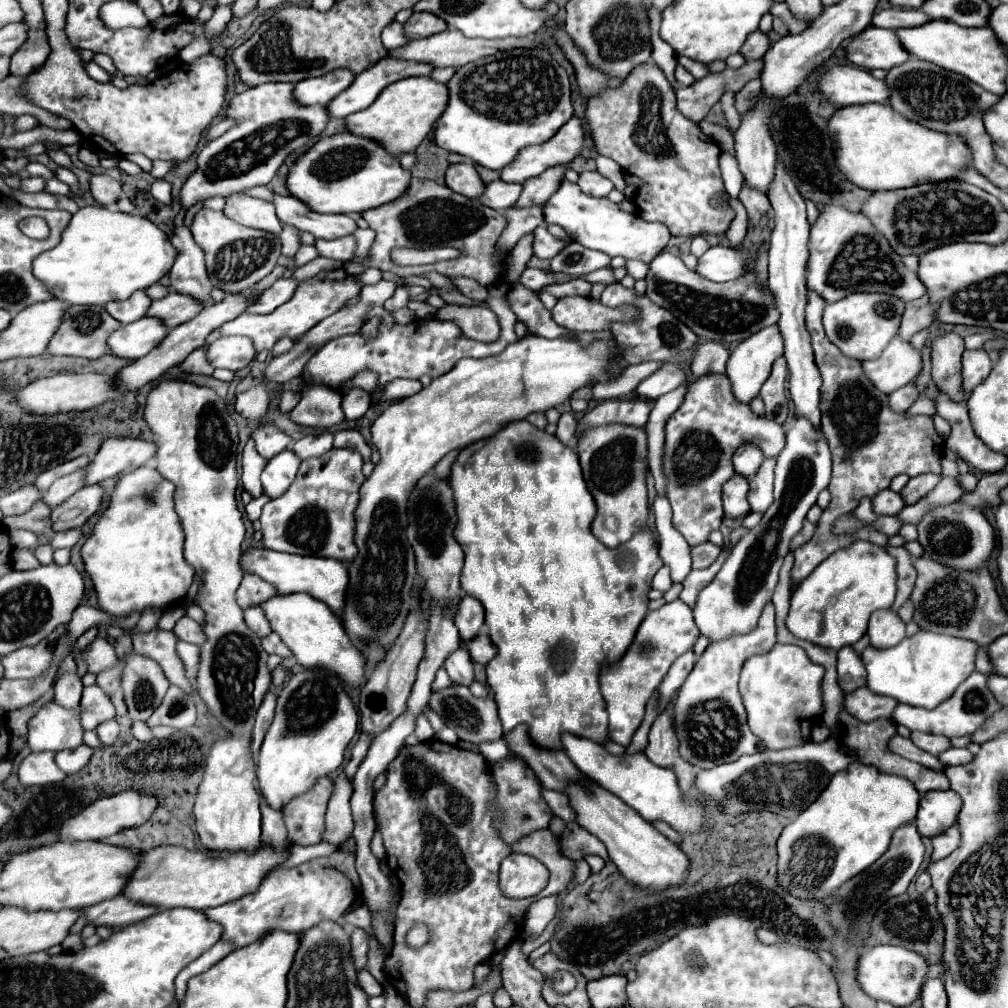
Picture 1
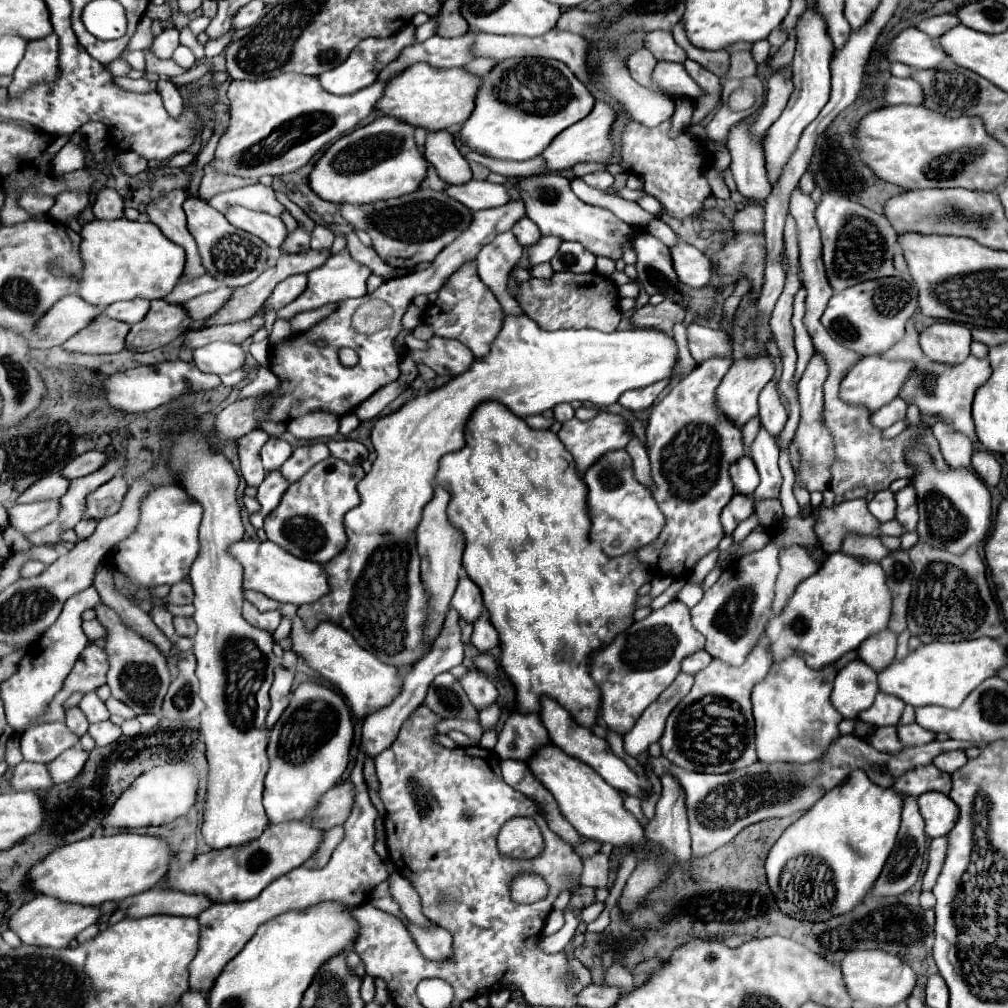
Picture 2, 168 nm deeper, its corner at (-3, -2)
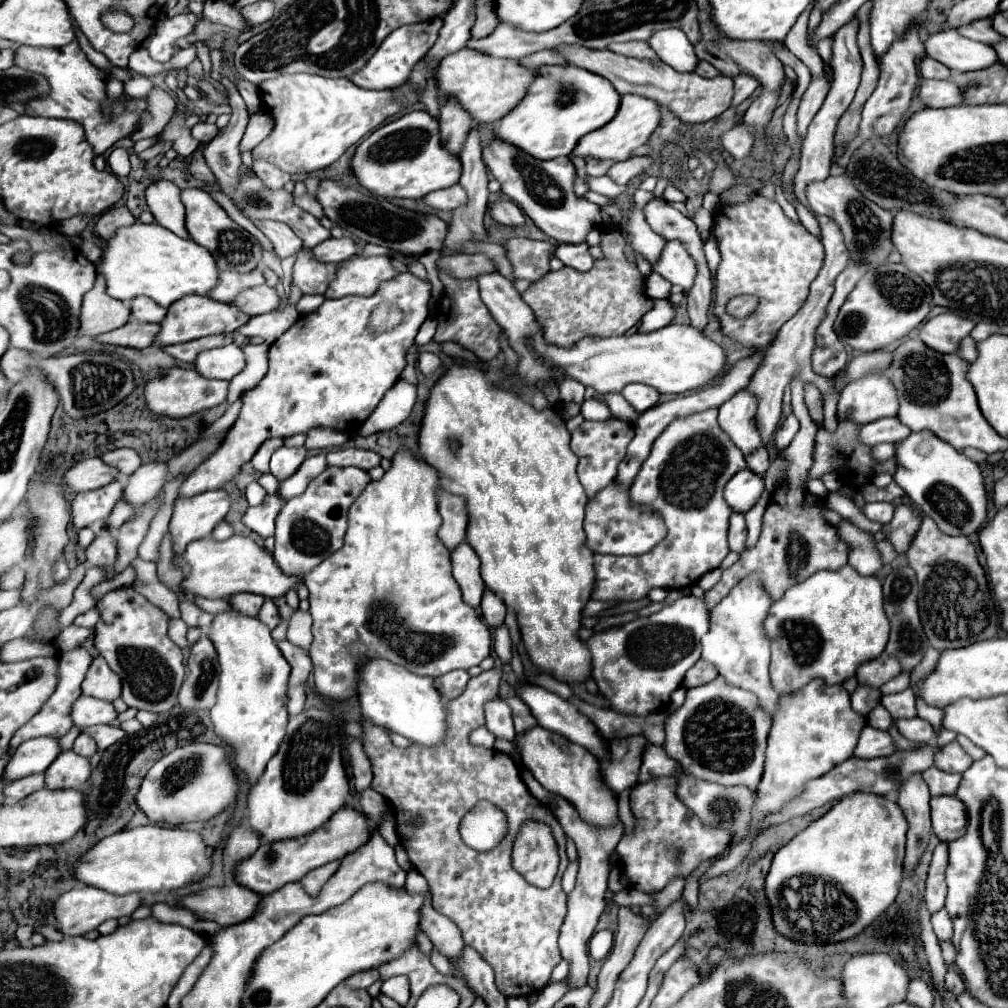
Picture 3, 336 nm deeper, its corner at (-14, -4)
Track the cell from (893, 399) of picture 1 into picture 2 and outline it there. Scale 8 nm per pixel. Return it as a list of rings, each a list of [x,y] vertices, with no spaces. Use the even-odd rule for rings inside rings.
[[[895,398],[891,400],[887,406],[883,406],[881,410],[877,410],[873,416],[871,416],[871,422],[873,426],[885,430],[889,428],[891,424],[895,424],[897,420],[903,420],[905,418],[905,412],[907,412],[907,404],[903,402],[903,398]]]

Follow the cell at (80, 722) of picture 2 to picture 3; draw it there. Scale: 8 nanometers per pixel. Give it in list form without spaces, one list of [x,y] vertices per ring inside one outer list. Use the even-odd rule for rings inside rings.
[[[80,734],[80,736],[76,738],[76,742],[74,742],[74,752],[80,754],[80,756],[84,756],[84,758],[92,758],[92,756],[96,754],[96,750],[98,750],[98,746],[96,746],[94,740],[92,740],[90,736],[86,736],[86,734]]]

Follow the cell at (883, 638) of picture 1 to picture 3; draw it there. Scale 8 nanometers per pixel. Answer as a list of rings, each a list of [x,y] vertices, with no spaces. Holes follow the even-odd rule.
[[[880,654],[878,658],[862,664],[858,668],[858,684],[870,684],[872,688],[880,688],[882,684],[886,684],[890,678],[900,674],[900,664],[896,658],[888,656],[888,654]]]

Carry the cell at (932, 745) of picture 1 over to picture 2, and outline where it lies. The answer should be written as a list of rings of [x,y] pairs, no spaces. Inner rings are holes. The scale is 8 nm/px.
[[[909,724],[909,726],[897,726],[899,738],[907,744],[907,746],[921,746],[927,742],[933,742],[937,738],[935,732],[921,728],[919,724]]]

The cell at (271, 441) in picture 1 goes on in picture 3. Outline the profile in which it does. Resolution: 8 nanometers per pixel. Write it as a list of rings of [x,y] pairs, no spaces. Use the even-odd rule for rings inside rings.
[[[282,446],[274,452],[274,456],[270,460],[270,474],[282,482],[282,480],[290,478],[300,468],[304,458],[306,458],[306,448]]]

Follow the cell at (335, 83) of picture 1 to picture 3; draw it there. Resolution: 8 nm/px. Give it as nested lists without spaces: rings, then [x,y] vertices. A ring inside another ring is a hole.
[[[434,18],[428,22],[408,24],[408,26],[394,30],[382,42],[382,46],[370,58],[370,62],[362,70],[358,70],[354,76],[350,76],[350,80],[360,88],[370,88],[370,90],[392,90],[392,88],[402,86],[410,78],[414,64],[418,64],[422,60],[422,56],[426,56],[426,52],[434,46],[434,40],[438,38],[440,28],[442,28],[442,18]],[[402,78],[406,78],[406,80],[402,80]]]

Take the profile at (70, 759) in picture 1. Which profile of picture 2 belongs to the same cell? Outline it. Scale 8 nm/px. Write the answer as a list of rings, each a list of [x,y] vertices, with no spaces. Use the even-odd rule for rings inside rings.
[[[73,746],[71,750],[65,750],[59,758],[55,758],[55,762],[49,762],[49,772],[53,782],[61,784],[75,778],[83,770],[87,758],[89,752],[85,752],[81,746]]]

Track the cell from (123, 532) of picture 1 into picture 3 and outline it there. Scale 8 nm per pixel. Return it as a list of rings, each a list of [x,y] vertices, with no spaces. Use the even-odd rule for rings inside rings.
[[[208,490],[192,498],[178,498],[174,502],[174,514],[170,520],[170,534],[174,542],[174,562],[184,568],[178,560],[178,552],[184,552],[186,544],[212,534],[218,522],[222,522],[232,506],[226,490]]]

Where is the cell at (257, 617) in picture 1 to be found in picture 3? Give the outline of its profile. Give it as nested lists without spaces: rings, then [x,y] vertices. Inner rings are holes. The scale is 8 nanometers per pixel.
[[[240,592],[240,594],[234,594],[230,596],[230,602],[236,610],[240,610],[242,614],[248,614],[248,616],[256,616],[258,608],[262,606],[264,598],[262,596],[254,596],[252,592]]]

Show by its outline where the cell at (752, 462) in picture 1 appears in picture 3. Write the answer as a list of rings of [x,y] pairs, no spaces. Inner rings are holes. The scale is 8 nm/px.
[[[744,468],[736,472],[732,480],[726,484],[724,498],[732,508],[732,512],[746,514],[758,502],[762,490],[764,490],[764,480],[754,472],[750,472],[748,468]]]

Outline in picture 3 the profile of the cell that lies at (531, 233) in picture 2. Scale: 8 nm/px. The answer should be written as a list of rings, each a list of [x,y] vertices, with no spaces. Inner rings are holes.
[[[496,200],[488,204],[488,214],[506,226],[524,226],[524,214],[512,200]]]

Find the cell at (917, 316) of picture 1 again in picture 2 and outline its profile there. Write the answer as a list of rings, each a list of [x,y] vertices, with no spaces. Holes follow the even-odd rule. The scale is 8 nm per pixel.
[[[919,310],[909,318],[907,322],[907,332],[903,336],[903,340],[899,340],[893,348],[889,348],[883,356],[889,358],[889,360],[913,360],[917,362],[923,352],[921,352],[921,346],[919,346],[919,332],[915,328],[915,316],[919,314]]]

